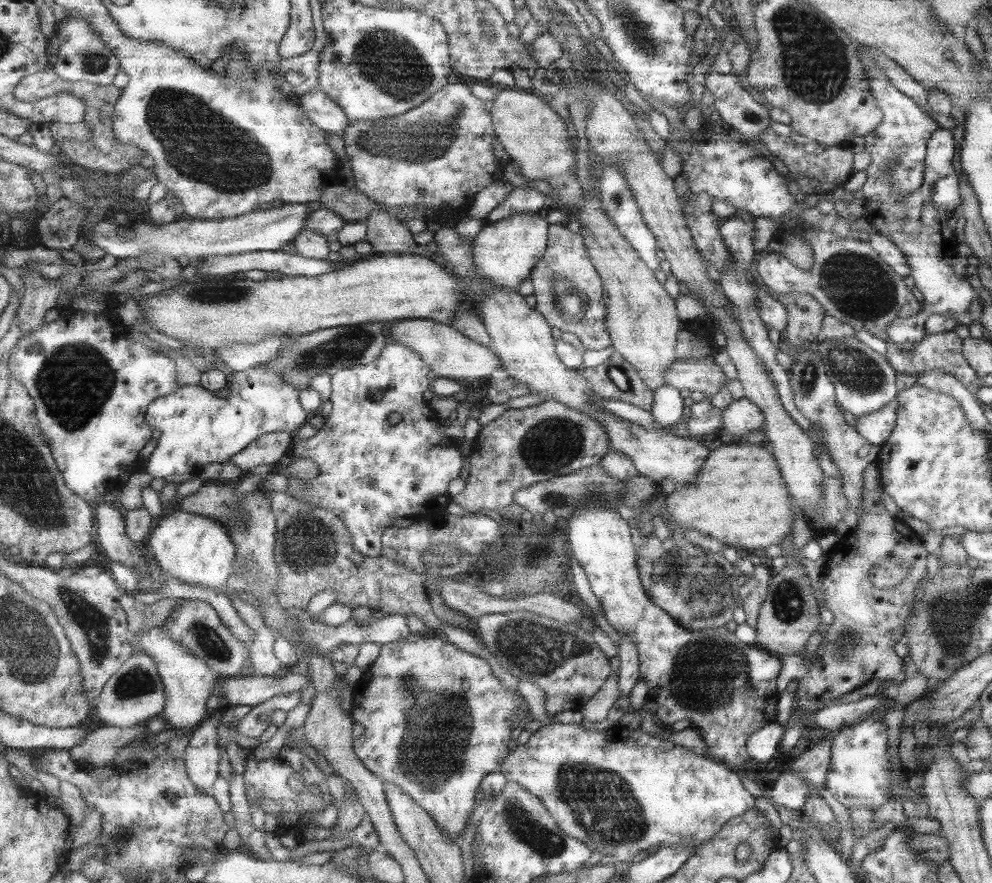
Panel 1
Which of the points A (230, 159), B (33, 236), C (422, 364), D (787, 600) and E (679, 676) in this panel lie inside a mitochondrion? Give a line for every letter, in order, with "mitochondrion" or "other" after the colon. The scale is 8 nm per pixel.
A: mitochondrion
B: other
C: other
D: mitochondrion
E: mitochondrion

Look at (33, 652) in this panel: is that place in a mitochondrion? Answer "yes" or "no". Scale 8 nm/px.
yes

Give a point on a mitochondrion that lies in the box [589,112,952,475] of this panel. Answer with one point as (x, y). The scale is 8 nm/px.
(858, 286)

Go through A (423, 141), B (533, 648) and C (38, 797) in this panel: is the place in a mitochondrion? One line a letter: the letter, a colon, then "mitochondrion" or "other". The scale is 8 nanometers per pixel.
A: mitochondrion
B: mitochondrion
C: other

